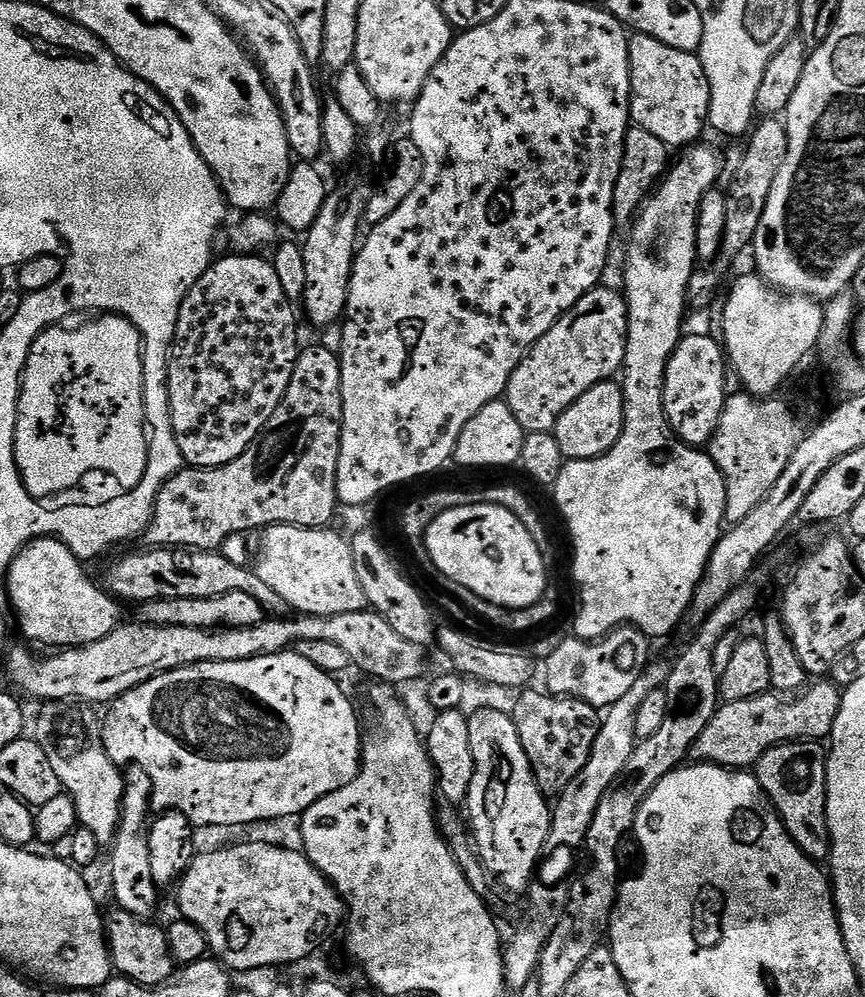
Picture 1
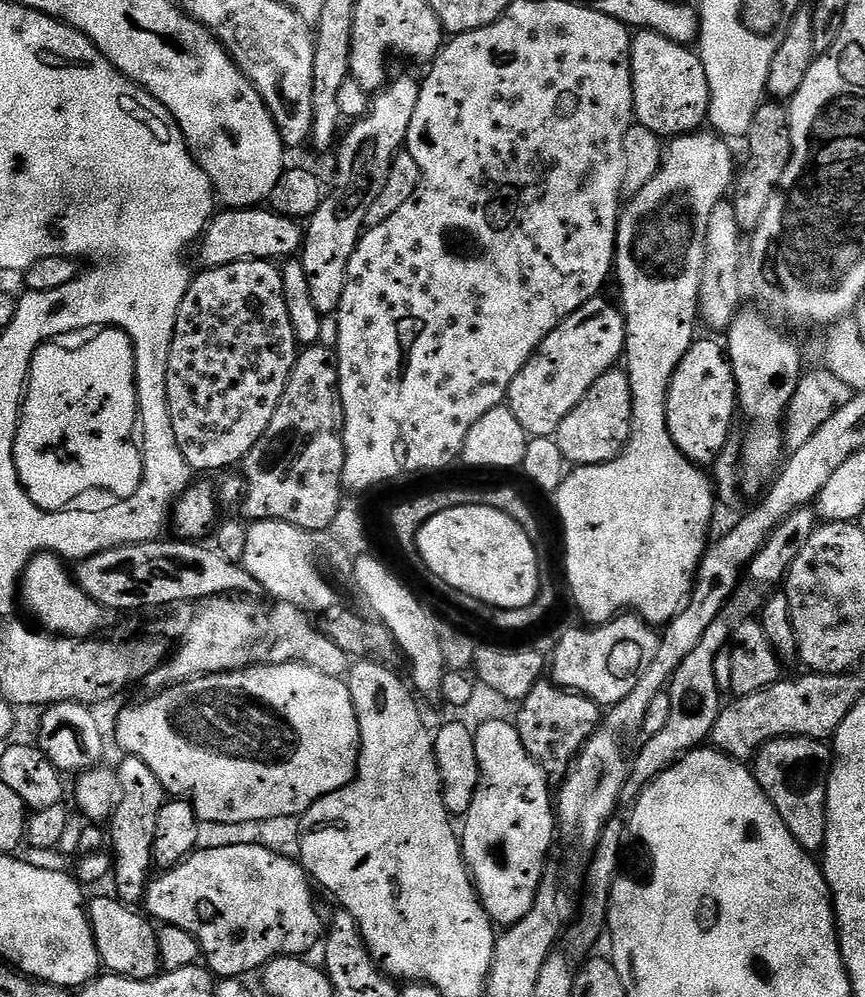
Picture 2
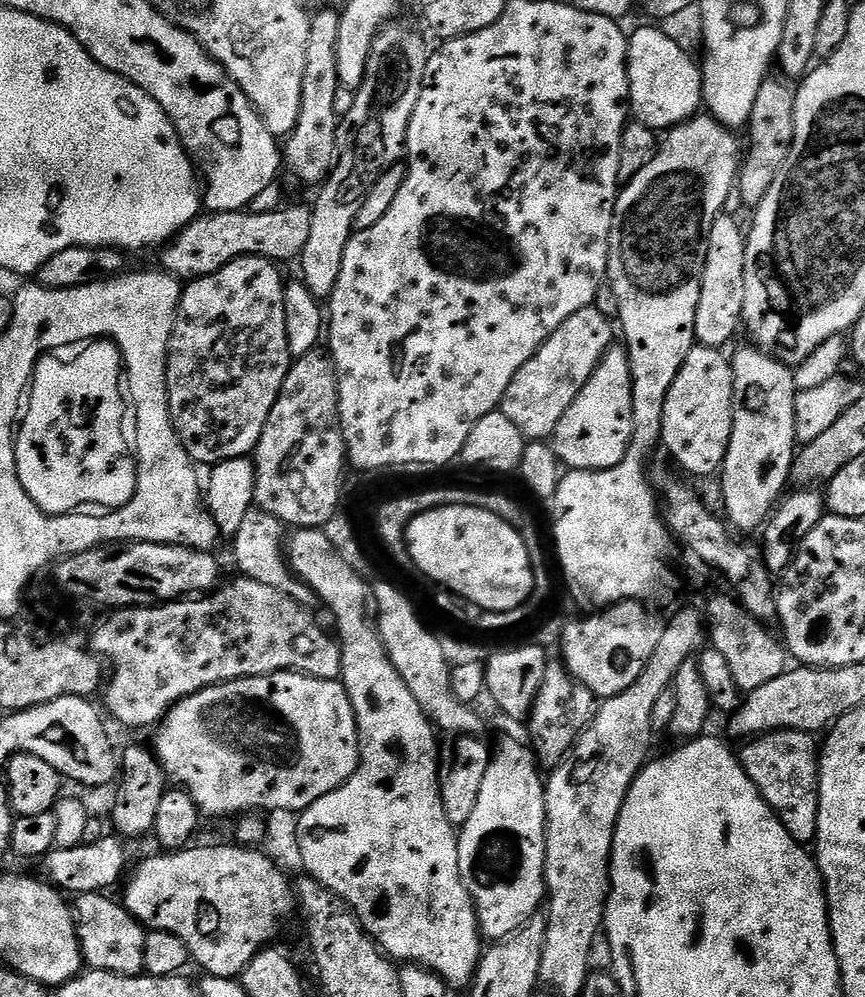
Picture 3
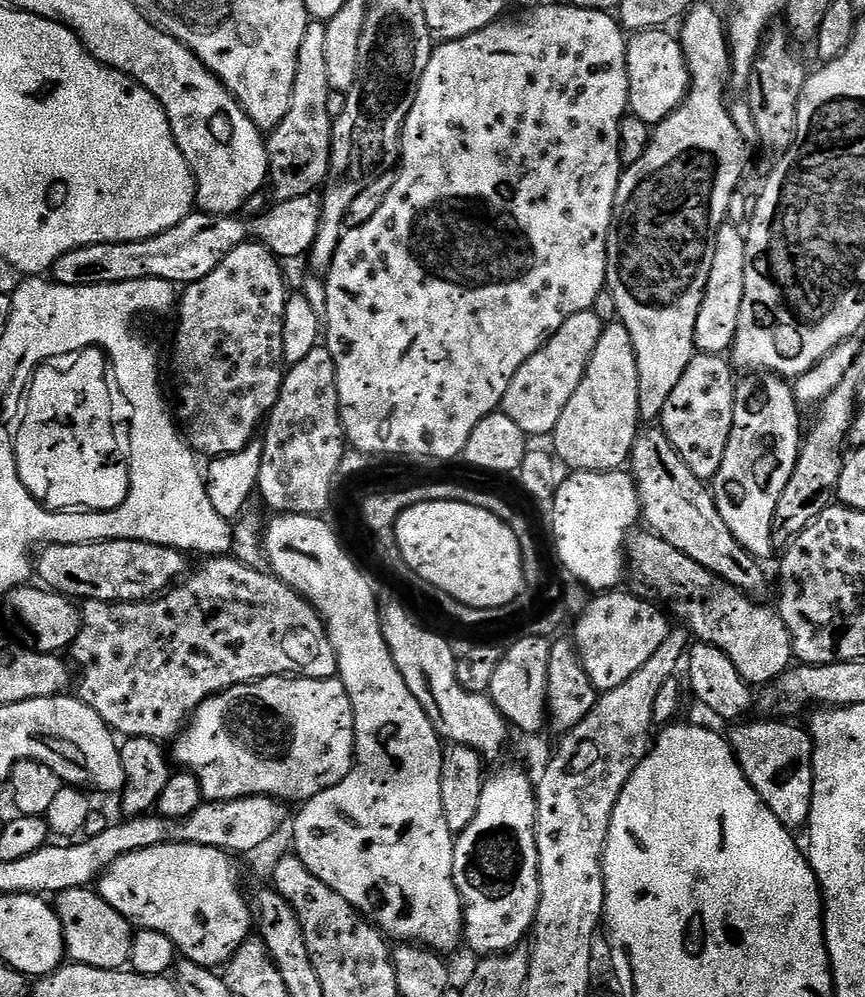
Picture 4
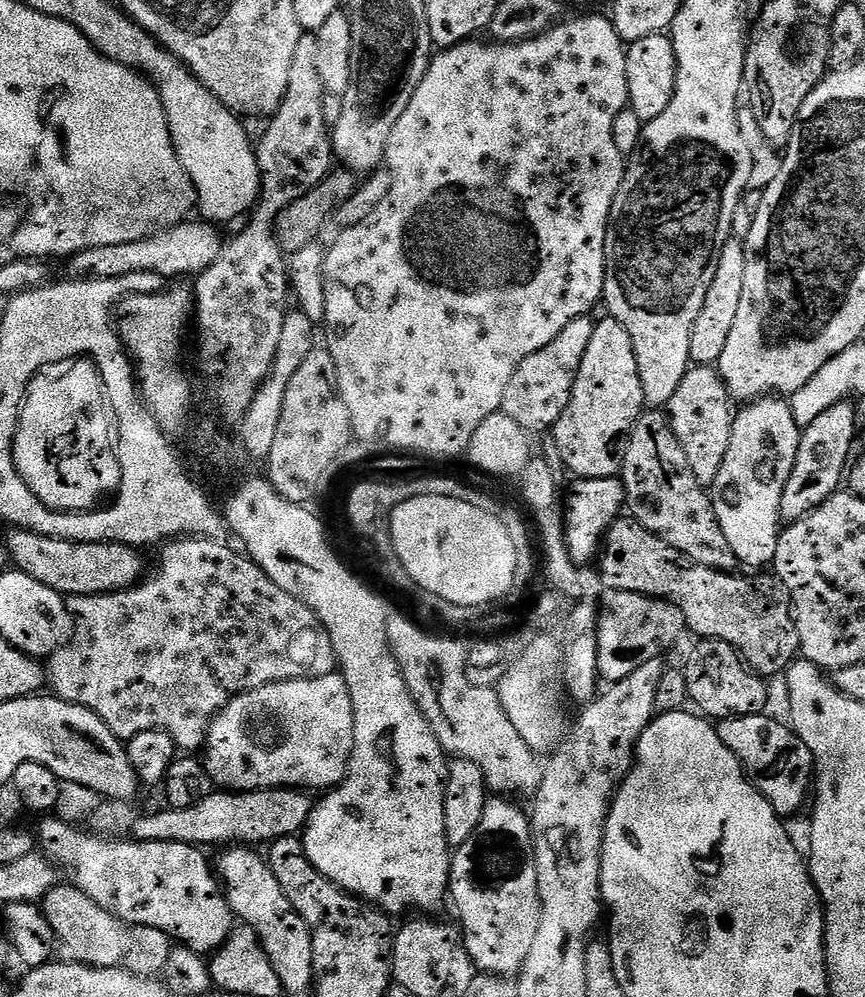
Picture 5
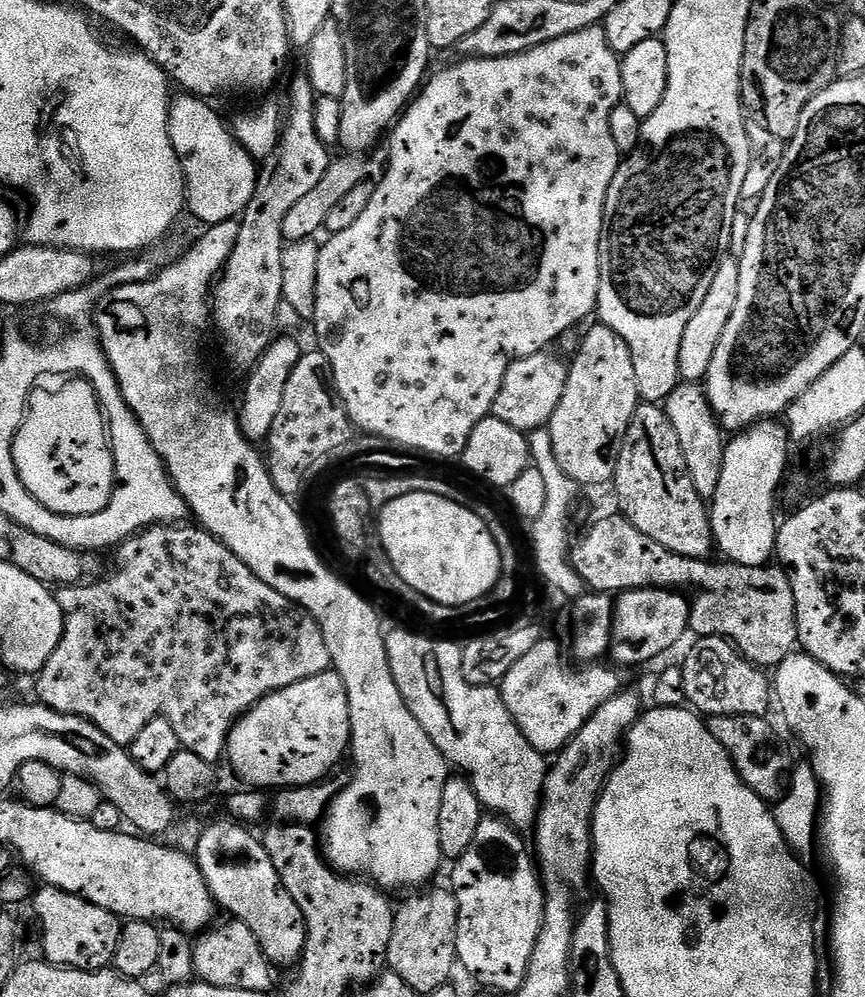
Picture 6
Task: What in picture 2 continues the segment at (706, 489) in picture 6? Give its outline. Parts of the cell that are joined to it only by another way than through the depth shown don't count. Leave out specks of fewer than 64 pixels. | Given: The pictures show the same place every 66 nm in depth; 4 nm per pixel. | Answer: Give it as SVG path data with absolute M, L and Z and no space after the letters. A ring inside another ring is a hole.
M693 339L690 350L686 350L674 370L666 402L666 422L674 446L687 460L712 466L729 443L732 418L738 414L736 379L725 345L721 341L719 344L716 340L700 339Z

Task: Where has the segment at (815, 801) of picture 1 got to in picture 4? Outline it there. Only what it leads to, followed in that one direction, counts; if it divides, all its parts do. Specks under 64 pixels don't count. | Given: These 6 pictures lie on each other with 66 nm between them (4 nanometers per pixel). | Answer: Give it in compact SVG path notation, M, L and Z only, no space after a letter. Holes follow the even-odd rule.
M756 720L753 724L740 722L726 739L736 753L744 777L754 786L766 806L789 830L803 829L812 809L812 738L807 727L783 724L780 720Z

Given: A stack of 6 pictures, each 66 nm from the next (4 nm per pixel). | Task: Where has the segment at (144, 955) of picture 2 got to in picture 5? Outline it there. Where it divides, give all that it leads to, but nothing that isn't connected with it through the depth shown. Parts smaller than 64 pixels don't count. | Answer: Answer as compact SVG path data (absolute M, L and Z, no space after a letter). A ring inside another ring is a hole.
M57 886L44 895L42 911L52 931L55 951L66 964L84 964L88 968L114 968L124 963L129 929L124 921L98 906L75 887Z

